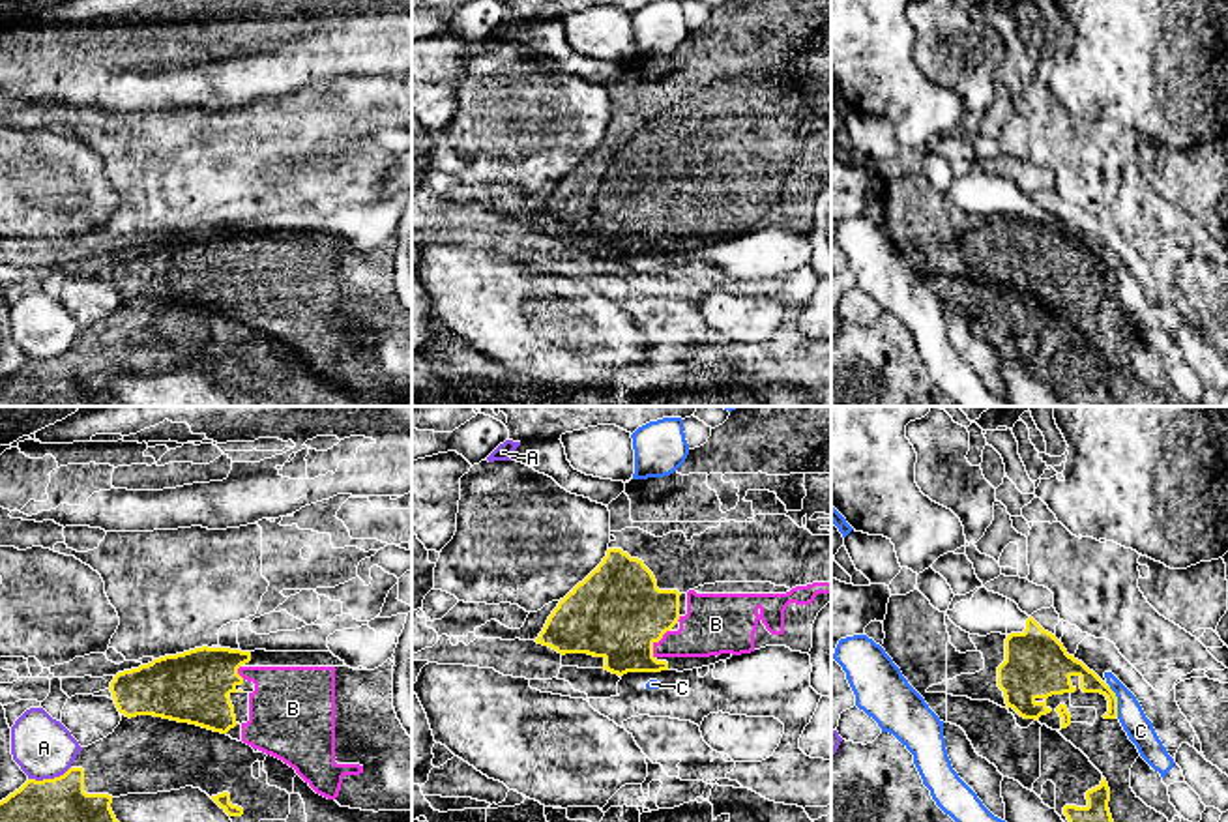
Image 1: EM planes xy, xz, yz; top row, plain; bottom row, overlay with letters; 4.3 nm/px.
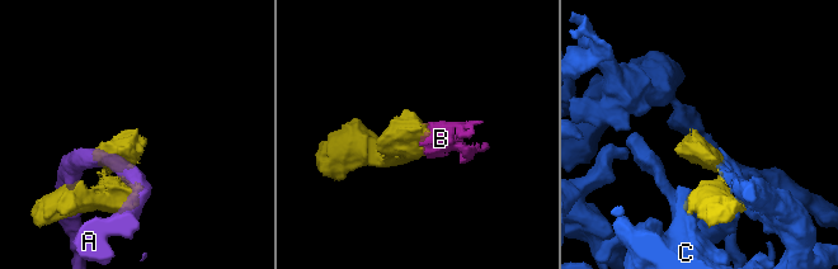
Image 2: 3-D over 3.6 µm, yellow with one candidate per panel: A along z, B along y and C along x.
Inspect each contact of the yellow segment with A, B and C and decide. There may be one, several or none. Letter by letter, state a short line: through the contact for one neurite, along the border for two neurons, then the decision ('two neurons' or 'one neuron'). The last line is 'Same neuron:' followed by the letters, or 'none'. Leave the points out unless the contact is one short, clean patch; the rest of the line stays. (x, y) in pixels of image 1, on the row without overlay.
A: two neurons
B: xz (669, 210), (654, 225), (654, 238) | two neurons
C: two neurons
Same neuron: none

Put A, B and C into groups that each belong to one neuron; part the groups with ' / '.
A / B C

